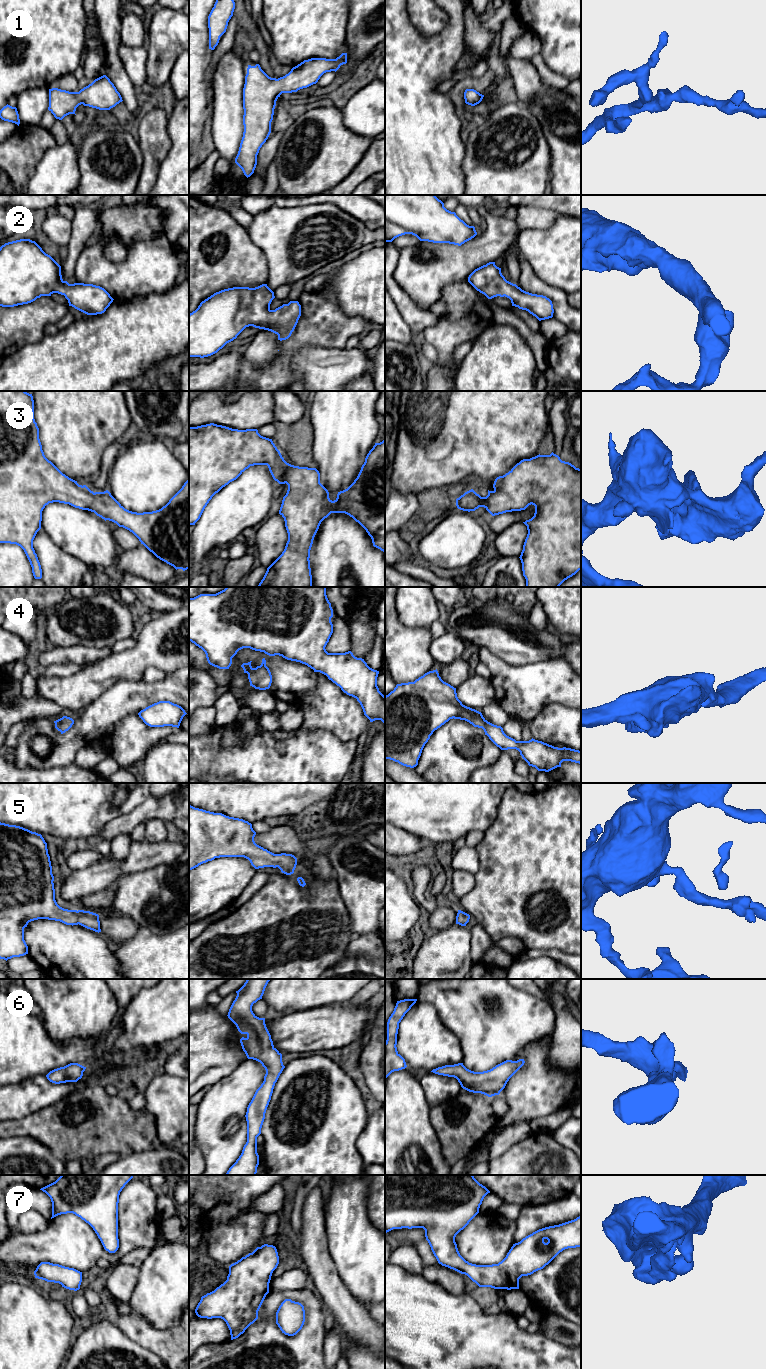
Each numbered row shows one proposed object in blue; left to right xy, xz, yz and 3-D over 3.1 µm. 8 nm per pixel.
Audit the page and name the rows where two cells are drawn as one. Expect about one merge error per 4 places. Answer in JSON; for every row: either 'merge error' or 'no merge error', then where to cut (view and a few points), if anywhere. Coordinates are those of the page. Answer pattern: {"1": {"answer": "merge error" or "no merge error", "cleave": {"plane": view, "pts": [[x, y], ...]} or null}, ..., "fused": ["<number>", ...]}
{"1": {"answer": "no merge error", "cleave": null}, "2": {"answer": "no merge error", "cleave": null}, "3": {"answer": "no merge error", "cleave": null}, "4": {"answer": "no merge error", "cleave": null}, "5": {"answer": "no merge error", "cleave": null}, "6": {"answer": "no merge error", "cleave": null}, "7": {"answer": "no merge error", "cleave": null}, "fused": []}

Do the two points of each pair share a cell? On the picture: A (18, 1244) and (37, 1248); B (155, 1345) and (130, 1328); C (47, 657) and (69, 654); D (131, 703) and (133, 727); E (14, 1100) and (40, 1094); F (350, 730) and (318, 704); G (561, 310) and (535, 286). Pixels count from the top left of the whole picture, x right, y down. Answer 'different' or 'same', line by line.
A: same
B: same
C: same
D: different
E: same
F: same
G: same

